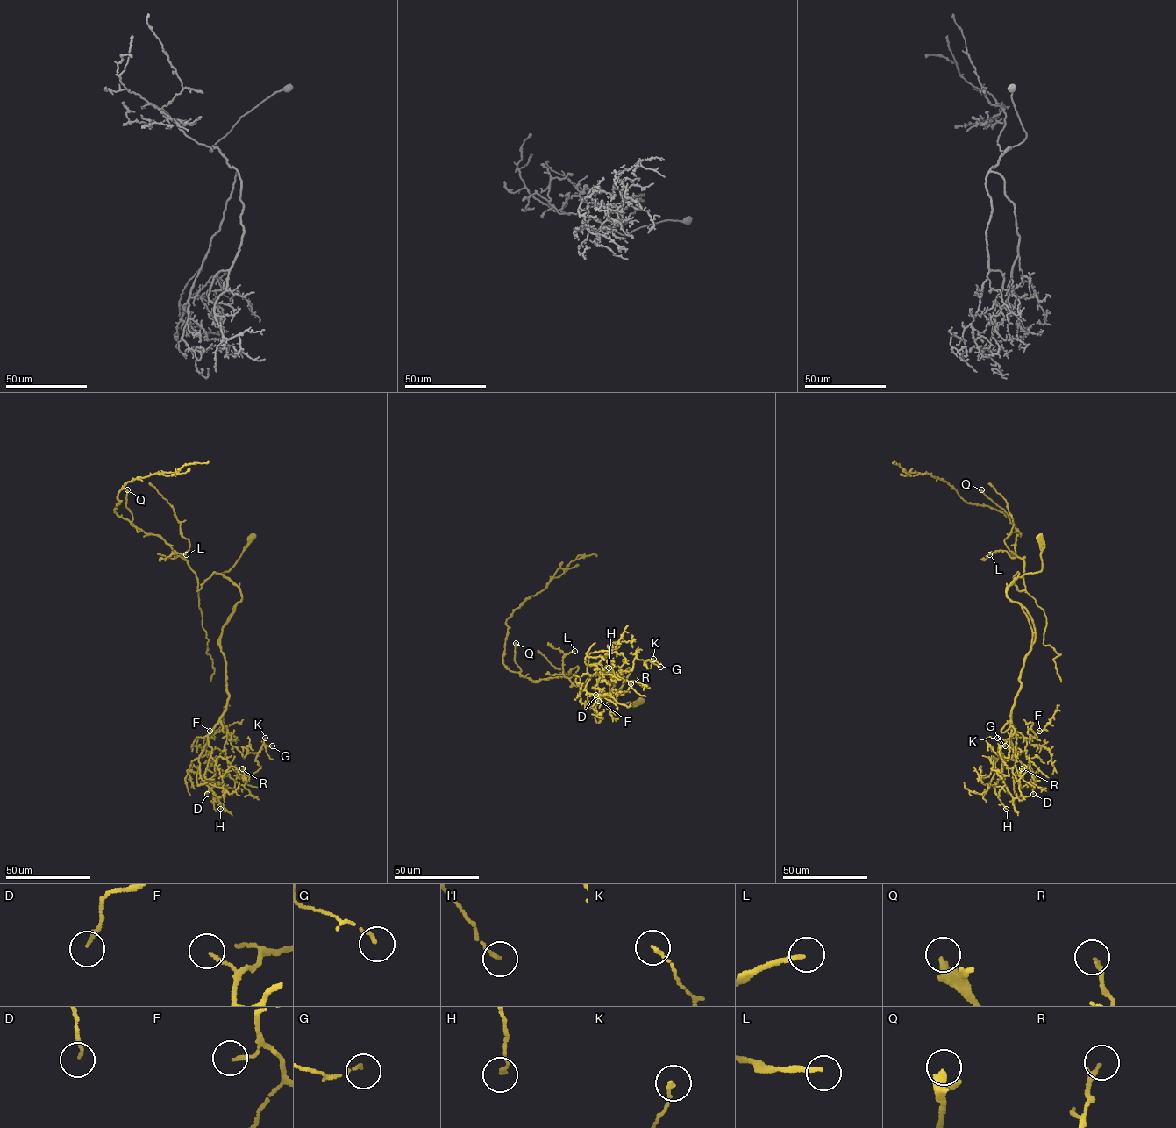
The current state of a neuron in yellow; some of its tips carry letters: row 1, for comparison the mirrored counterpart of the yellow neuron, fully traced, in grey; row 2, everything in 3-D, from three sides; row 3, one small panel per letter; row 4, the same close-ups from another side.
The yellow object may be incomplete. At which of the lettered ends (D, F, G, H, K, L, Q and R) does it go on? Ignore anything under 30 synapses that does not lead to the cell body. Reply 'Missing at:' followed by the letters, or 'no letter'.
Missing at: L, Q

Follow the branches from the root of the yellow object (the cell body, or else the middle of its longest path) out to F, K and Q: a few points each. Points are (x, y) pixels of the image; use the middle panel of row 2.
F: (640, 701), (619, 703), (611, 695), (610, 684), (630, 668), (610, 694), (616, 678), (601, 676), (598, 701)
K: (640, 701), (613, 700), (610, 684), (630, 669), (609, 694), (609, 667), (616, 676), (635, 658), (653, 659)
Q: (640, 701), (616, 702), (613, 680), (598, 675), (586, 687), (565, 676), (533, 681), (520, 674), (516, 643)

